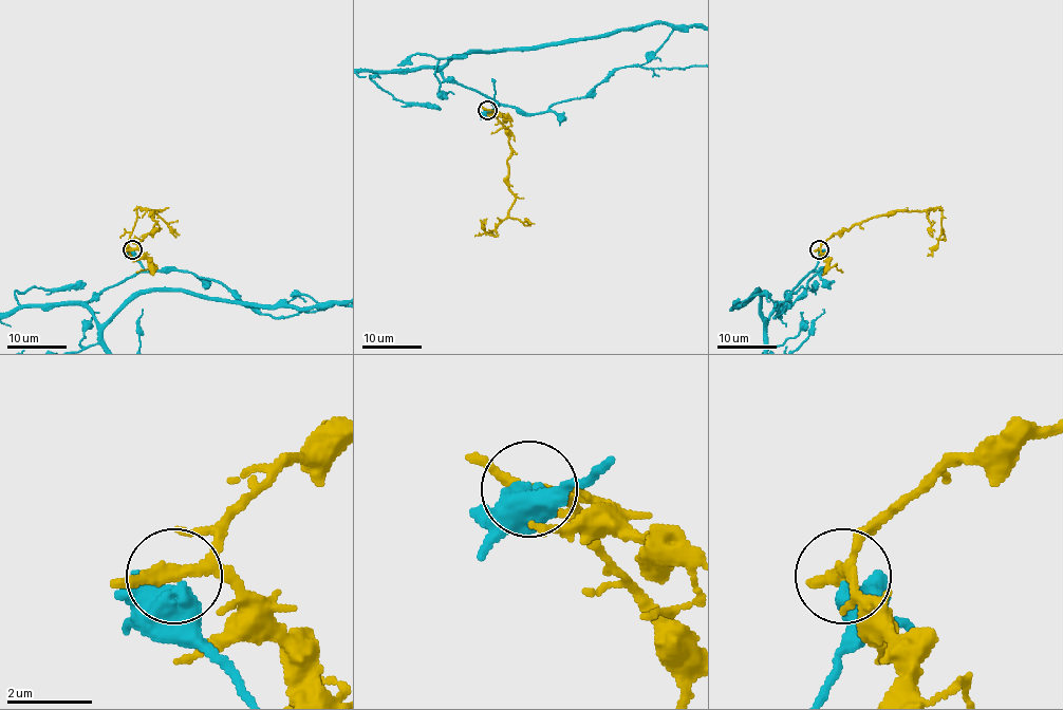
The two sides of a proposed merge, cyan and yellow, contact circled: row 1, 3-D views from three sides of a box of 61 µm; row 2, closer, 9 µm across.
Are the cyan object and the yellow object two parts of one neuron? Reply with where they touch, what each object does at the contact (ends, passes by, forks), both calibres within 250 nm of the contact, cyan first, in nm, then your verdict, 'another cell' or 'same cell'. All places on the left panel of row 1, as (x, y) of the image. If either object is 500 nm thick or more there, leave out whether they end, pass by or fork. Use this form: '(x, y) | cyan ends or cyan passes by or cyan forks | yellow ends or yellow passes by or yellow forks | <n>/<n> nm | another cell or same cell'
(132, 249) | 550/200 nm | another cell

